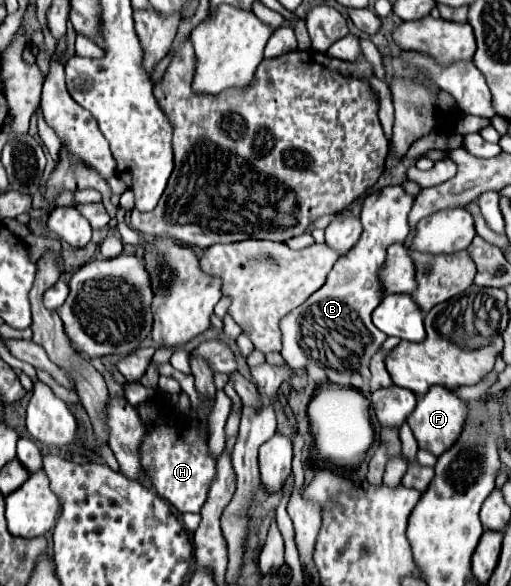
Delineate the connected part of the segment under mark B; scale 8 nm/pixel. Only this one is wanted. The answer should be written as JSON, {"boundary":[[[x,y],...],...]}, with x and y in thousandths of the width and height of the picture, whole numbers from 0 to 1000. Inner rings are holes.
{"boundary":[[[785,316],[750,319],[746,326],[730,326],[714,336],[706,350],[710,398],[695,425],[663,439],[640,473],[640,483],[550,548],[550,606],[573,630],[593,630],[605,616],[597,585],[640,585],[640,602],[648,602],[652,626],[667,626],[671,616],[683,613],[683,623],[675,619],[675,626],[683,626],[683,643],[695,637],[703,637],[706,643],[722,643],[722,616],[757,578],[757,572],[726,551],[726,534],[750,507],[738,462],[753,449],[757,422],[769,415],[785,415],[785,408],[800,401],[796,367],[804,353],[808,333],[793,329]]]}

